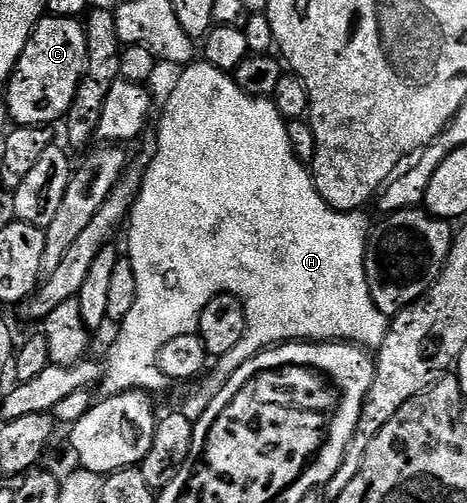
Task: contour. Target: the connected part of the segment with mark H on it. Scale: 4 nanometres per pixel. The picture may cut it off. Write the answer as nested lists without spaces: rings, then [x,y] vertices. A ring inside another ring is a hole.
[[[195,60],[182,67],[179,79],[167,98],[167,107],[159,118],[159,147],[151,158],[151,163],[143,170],[143,183],[139,189],[137,200],[131,206],[129,225],[127,230],[127,250],[125,256],[133,264],[133,276],[137,276],[137,300],[133,300],[133,309],[129,316],[125,316],[123,322],[118,323],[119,335],[115,343],[107,350],[107,362],[103,372],[101,390],[104,395],[124,394],[126,390],[150,392],[152,395],[159,394],[166,386],[169,379],[163,375],[159,367],[159,353],[169,340],[177,340],[177,336],[189,336],[196,333],[199,328],[199,317],[209,304],[219,294],[232,294],[239,298],[245,308],[245,331],[237,342],[236,347],[229,352],[220,355],[217,359],[216,372],[210,371],[203,379],[197,394],[187,399],[179,412],[193,424],[204,415],[205,409],[209,408],[213,397],[221,392],[221,388],[228,383],[228,377],[248,362],[254,354],[284,342],[345,342],[362,346],[364,348],[377,348],[385,340],[389,325],[388,315],[382,314],[373,304],[373,296],[369,292],[369,284],[365,276],[365,252],[367,251],[367,235],[369,233],[369,221],[363,212],[344,212],[335,210],[317,192],[315,179],[312,178],[310,169],[300,162],[293,148],[289,144],[289,132],[287,122],[280,116],[279,109],[274,101],[265,98],[255,98],[252,94],[246,94],[241,88],[237,88],[234,77],[226,70],[219,70],[213,64],[204,60]]]

